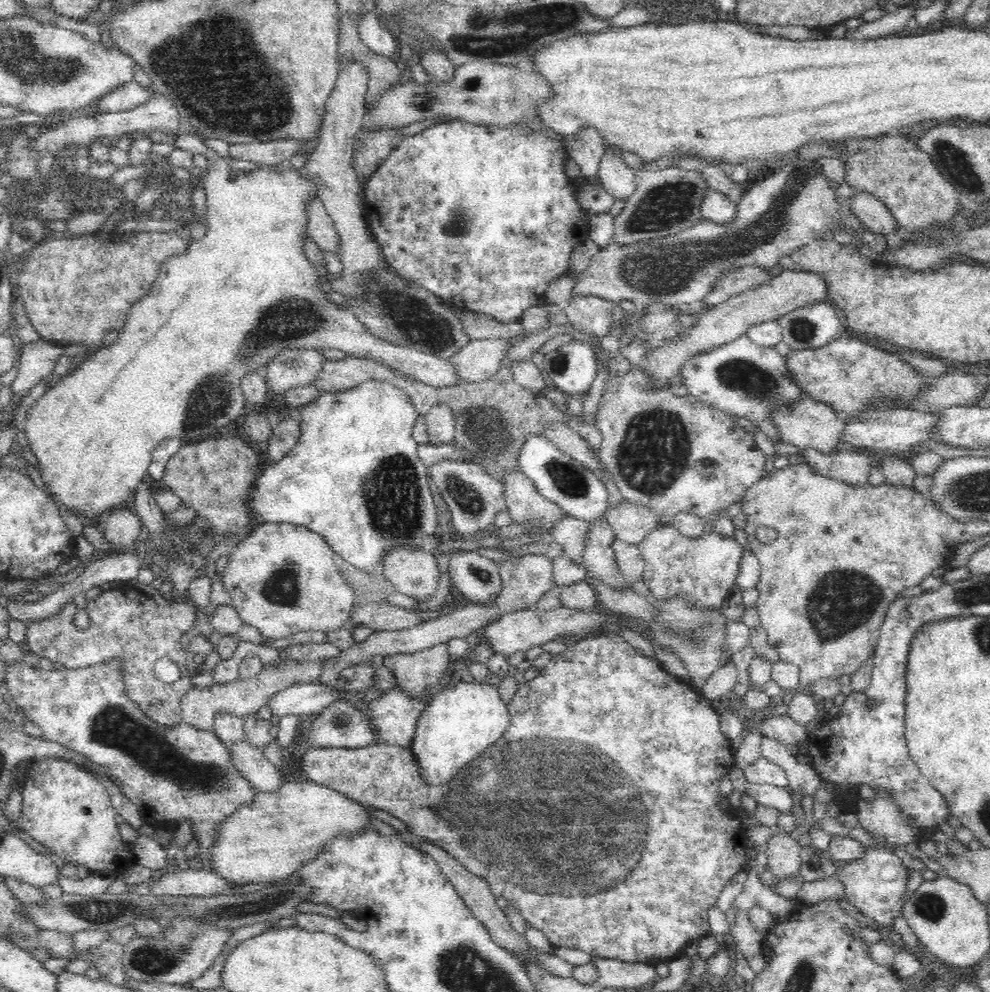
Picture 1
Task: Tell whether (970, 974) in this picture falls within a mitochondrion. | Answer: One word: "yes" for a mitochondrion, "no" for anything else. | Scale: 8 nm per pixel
no

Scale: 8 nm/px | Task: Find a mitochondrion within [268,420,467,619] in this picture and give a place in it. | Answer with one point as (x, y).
(393, 492)

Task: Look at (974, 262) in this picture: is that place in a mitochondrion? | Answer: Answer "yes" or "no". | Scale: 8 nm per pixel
no

